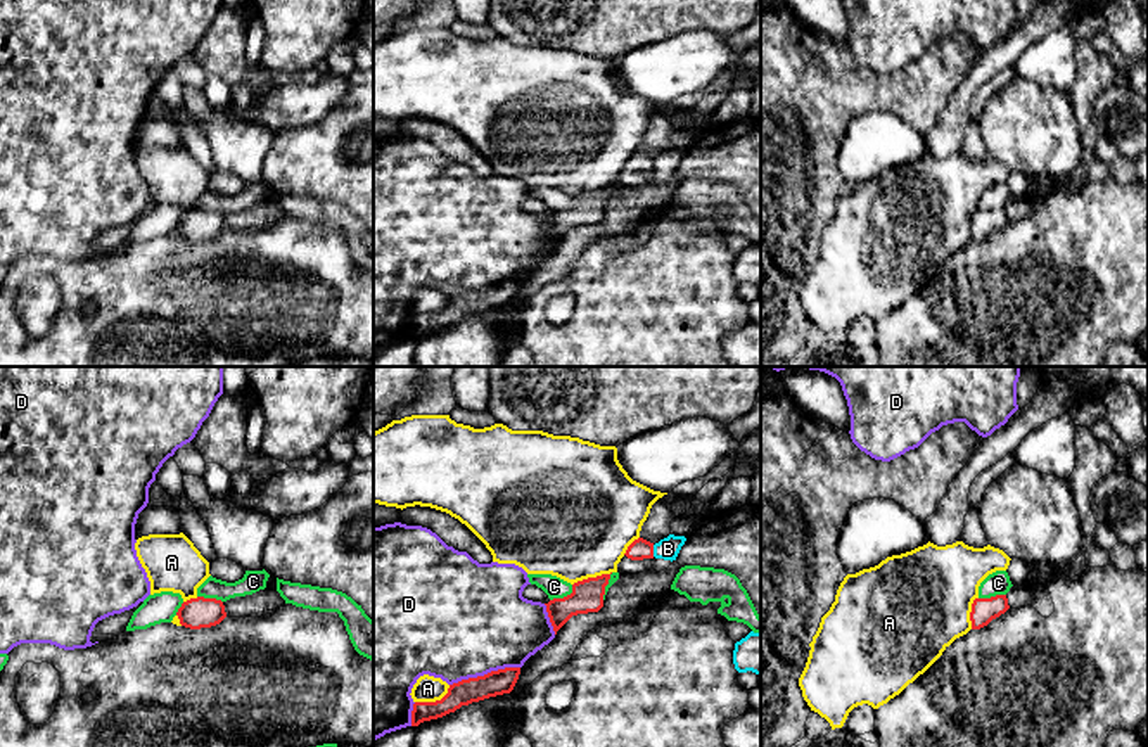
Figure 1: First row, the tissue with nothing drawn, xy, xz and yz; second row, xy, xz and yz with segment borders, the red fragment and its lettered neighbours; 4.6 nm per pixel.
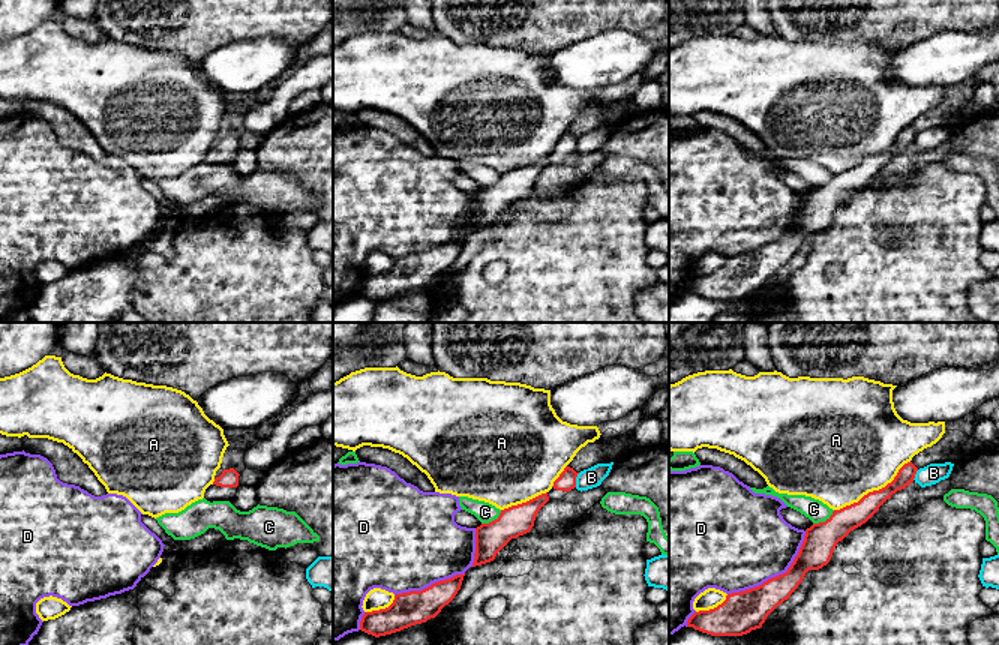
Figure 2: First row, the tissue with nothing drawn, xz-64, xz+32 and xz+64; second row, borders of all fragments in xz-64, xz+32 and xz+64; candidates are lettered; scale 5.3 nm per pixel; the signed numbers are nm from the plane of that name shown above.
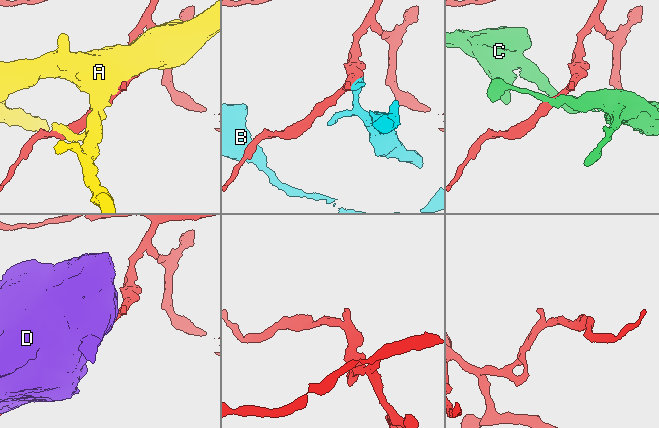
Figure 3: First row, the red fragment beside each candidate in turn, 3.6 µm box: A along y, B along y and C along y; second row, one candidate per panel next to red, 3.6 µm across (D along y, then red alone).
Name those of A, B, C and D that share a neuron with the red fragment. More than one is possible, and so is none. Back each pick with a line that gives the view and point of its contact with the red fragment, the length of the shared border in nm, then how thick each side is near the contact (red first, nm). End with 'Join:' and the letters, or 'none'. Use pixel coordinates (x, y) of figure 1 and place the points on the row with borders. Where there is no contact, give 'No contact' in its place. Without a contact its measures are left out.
Join: none

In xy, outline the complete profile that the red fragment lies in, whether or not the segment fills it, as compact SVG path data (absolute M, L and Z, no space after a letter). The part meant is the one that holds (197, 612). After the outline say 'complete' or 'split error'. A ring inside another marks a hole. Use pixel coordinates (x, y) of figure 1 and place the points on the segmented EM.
M197 597L183 602L176 616L182 626L201 629L220 624L226 612L221 600Z; complete

